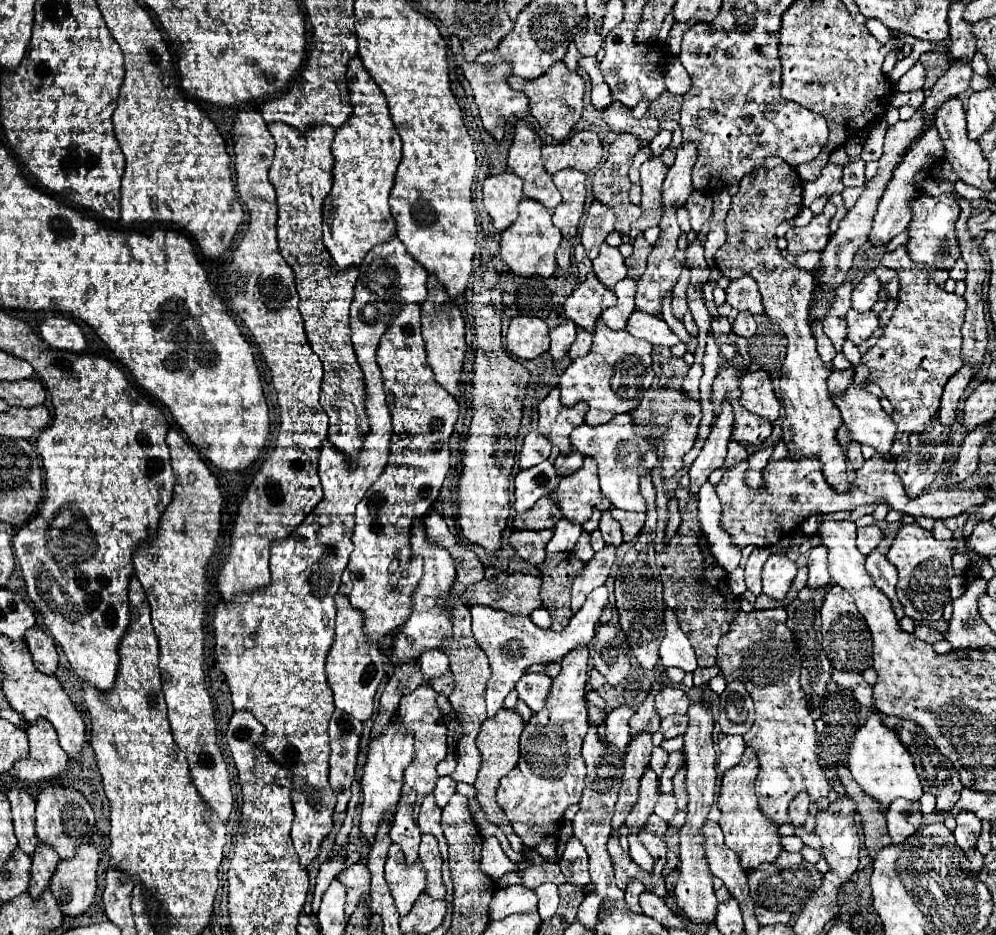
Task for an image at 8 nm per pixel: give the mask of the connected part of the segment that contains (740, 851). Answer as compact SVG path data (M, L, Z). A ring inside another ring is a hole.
M746 749L742 755L742 761L724 773L722 787L716 801L718 809L722 811L720 827L724 831L724 843L728 849L732 849L740 857L744 871L752 871L764 861L776 861L776 857L784 851L780 845L778 825L772 823L758 805L758 799L754 793L756 775L758 775L756 753L752 749Z

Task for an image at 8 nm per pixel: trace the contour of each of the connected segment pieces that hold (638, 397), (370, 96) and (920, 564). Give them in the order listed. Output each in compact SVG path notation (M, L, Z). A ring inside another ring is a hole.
M598 321L590 353L586 357L574 359L560 375L560 401L568 407L586 401L586 425L596 427L608 423L618 413L628 413L636 409L644 397L644 391L650 389L652 379L652 345L644 339L636 339L626 329L612 331L602 321Z
M360 57L350 61L346 79L354 113L344 127L336 129L334 135L334 185L324 199L322 225L324 245L342 271L358 267L372 247L388 243L396 235L396 223L390 215L388 195L402 159L402 141L390 119L386 97L364 69Z
M902 525L894 537L894 543L888 551L888 561L898 569L898 585L896 585L896 593L898 599L904 607L904 613L908 617L912 617L914 621L936 621L942 617L944 605L950 603L950 579L954 577L954 569L952 569L952 555L956 549L956 541L938 541L932 537L932 533L928 529L922 529L920 525Z

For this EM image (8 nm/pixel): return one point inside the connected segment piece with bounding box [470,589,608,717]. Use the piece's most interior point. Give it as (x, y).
(512, 644)

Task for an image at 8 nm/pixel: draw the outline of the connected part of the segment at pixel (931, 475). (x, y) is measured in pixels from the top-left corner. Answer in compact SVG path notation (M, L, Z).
M934 415L930 419L926 431L918 433L918 435L916 433L910 435L910 447L906 453L896 457L896 469L894 469L896 475L902 479L902 485L904 485L904 491L908 493L908 497L918 497L936 479L936 473L940 471L940 467L944 463L948 435L950 435L950 429L948 429L948 425L940 423L938 415Z

